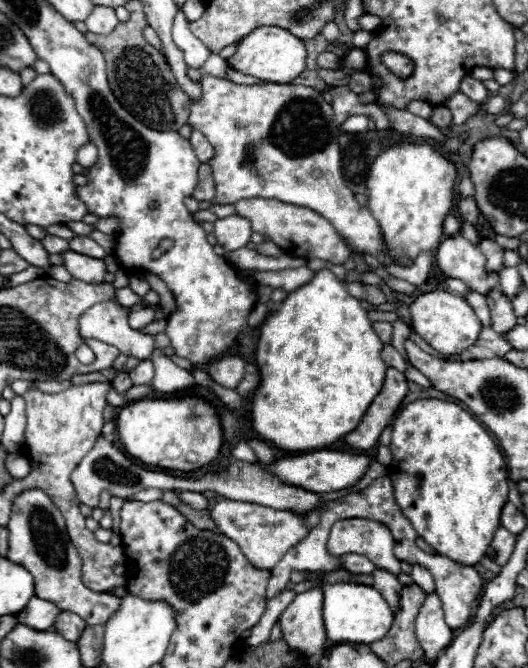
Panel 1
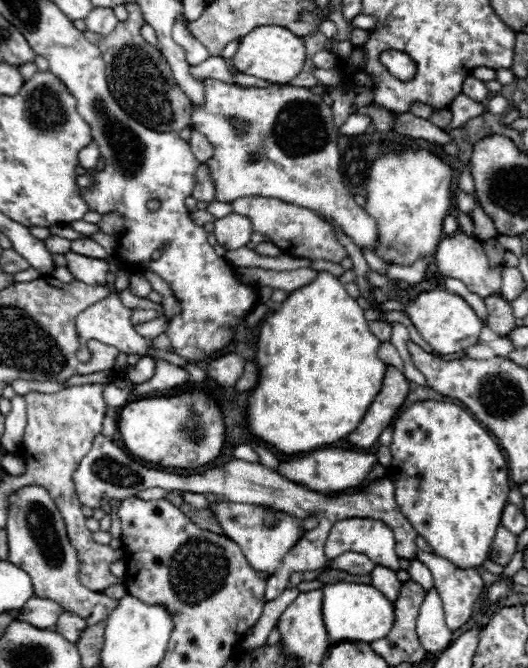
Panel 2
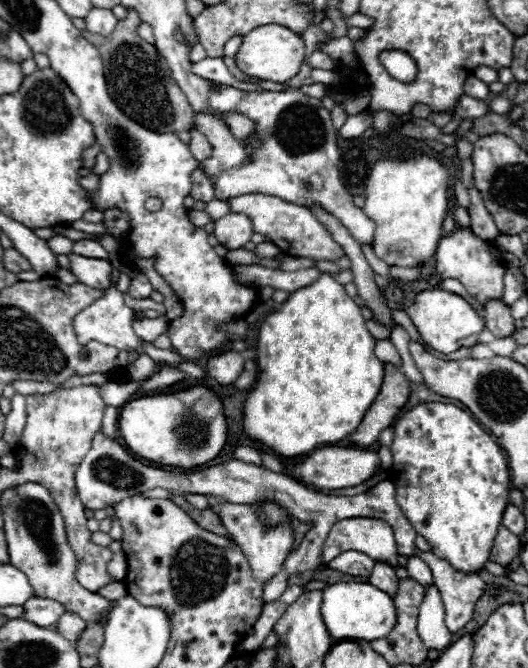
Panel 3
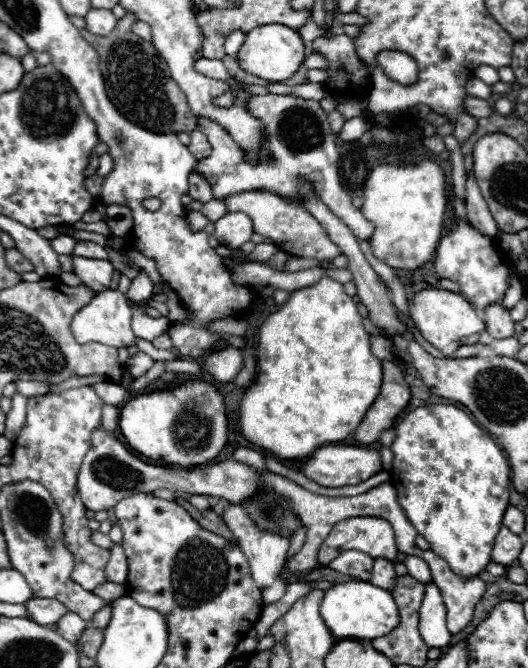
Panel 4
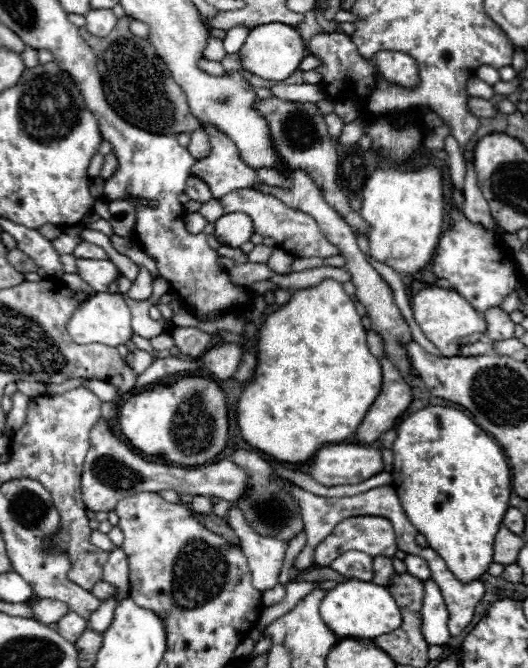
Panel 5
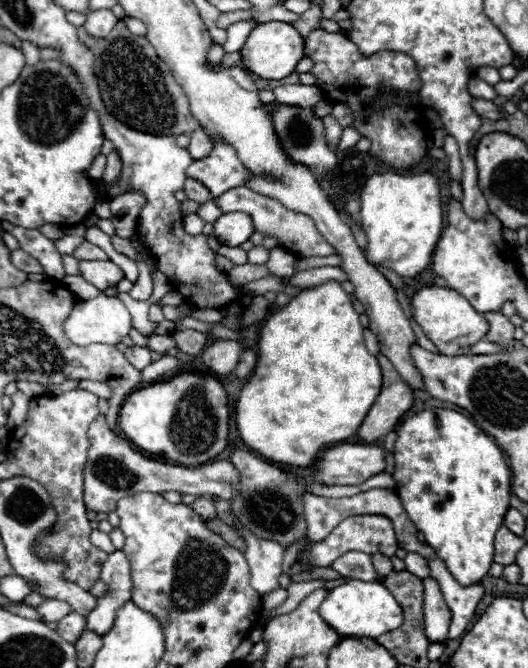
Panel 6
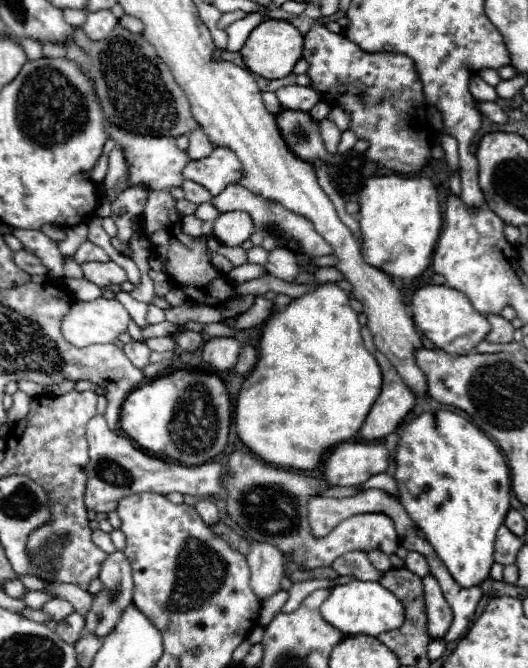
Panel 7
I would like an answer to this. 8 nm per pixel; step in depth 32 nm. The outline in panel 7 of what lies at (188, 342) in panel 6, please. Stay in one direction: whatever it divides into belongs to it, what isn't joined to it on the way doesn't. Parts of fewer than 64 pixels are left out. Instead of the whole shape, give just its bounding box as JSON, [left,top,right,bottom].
[174,330,204,352]

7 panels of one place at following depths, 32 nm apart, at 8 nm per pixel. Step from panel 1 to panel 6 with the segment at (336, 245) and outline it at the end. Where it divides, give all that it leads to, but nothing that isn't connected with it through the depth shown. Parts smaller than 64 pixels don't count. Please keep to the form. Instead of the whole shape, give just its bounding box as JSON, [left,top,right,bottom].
[214,188,336,256]

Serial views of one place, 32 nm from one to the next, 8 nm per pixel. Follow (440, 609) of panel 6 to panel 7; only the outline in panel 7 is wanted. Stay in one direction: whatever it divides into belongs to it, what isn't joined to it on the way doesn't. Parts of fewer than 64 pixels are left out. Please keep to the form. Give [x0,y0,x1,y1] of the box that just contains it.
[424,576,452,638]

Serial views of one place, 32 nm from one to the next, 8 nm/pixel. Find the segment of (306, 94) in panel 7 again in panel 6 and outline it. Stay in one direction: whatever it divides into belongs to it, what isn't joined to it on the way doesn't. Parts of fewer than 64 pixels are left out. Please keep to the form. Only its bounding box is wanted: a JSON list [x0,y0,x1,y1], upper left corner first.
[274,84,324,106]

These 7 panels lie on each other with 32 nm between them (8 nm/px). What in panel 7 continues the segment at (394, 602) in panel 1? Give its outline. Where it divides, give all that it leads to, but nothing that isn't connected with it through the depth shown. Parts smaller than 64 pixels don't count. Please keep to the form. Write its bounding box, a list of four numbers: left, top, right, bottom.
[368,550,392,574]

